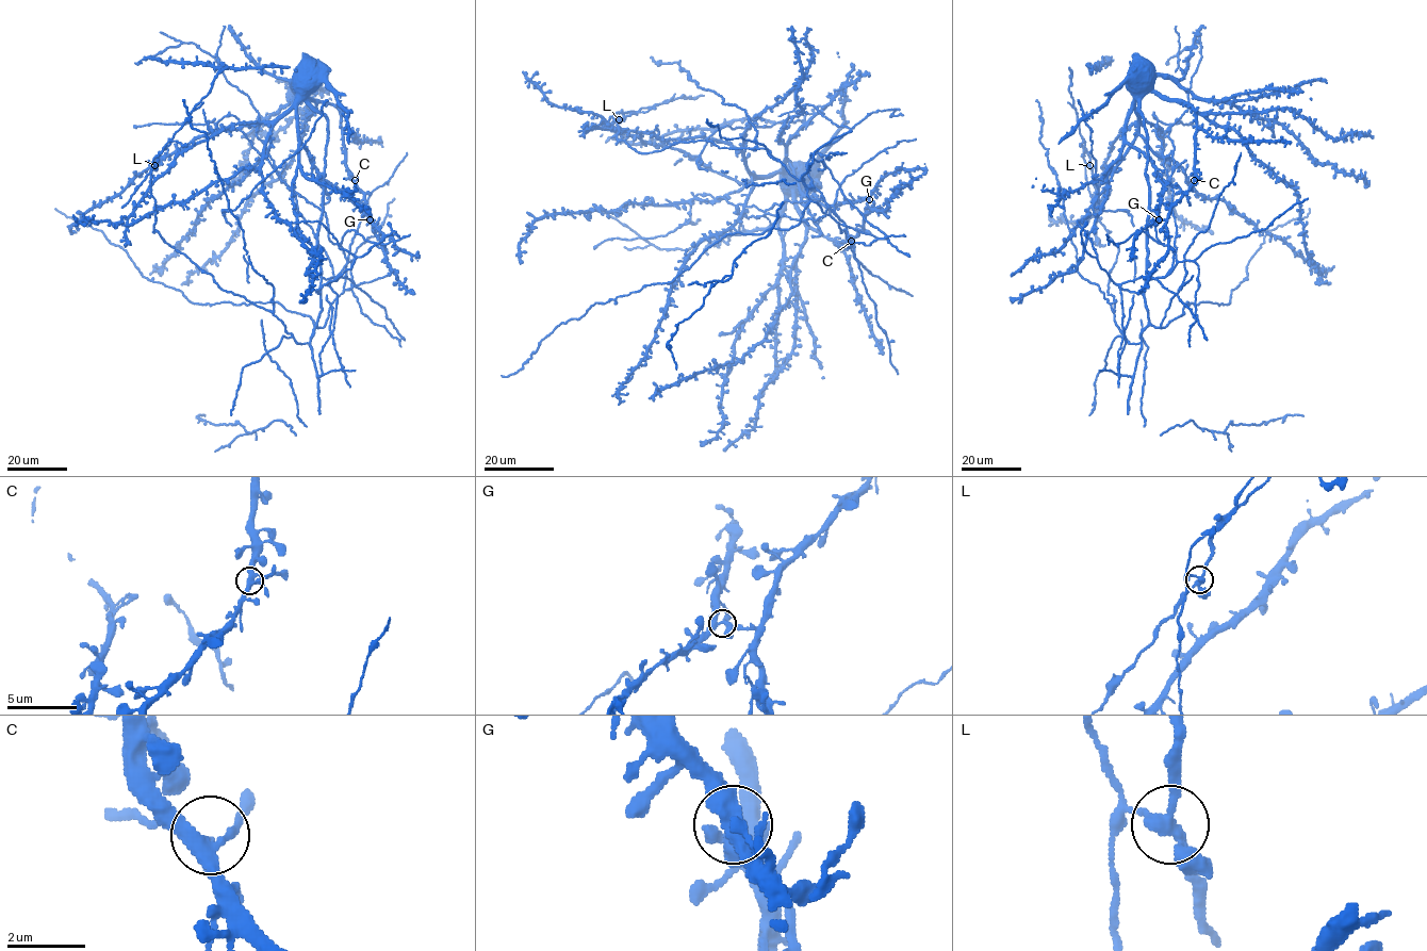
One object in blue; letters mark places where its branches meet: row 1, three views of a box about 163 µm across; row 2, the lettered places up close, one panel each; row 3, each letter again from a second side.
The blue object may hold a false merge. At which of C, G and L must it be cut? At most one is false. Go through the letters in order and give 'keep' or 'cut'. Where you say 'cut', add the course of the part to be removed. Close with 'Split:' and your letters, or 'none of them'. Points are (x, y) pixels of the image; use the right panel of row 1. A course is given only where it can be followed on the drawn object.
C: keep
G: keep
L: cut; foreign part runs (1089, 166), (1091, 157), (1068, 91), (1069, 67)
Split: L

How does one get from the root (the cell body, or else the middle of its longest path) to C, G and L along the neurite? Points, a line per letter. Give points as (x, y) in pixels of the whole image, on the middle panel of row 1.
C: (809, 186), (818, 187), (820, 183), (806, 178), (796, 179), (794, 202), (801, 217), (835, 243), (851, 241)
G: (809, 186), (820, 183), (794, 178), (784, 168), (786, 160), (799, 190), (815, 200), (838, 206), (869, 199)
L: (809, 186), (820, 183), (782, 173), (753, 175), (727, 144), (659, 140), (621, 130), (613, 115), (619, 119)

